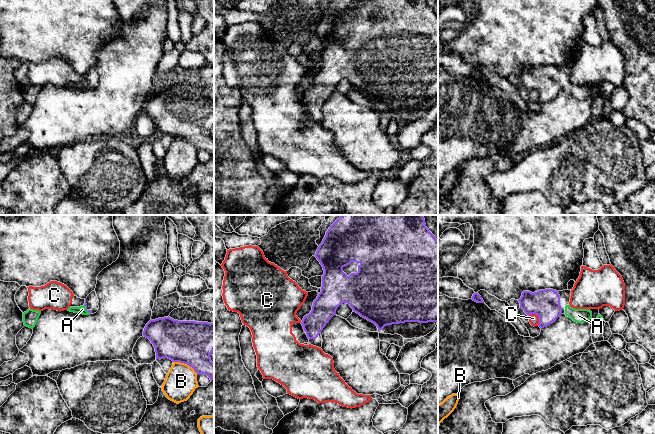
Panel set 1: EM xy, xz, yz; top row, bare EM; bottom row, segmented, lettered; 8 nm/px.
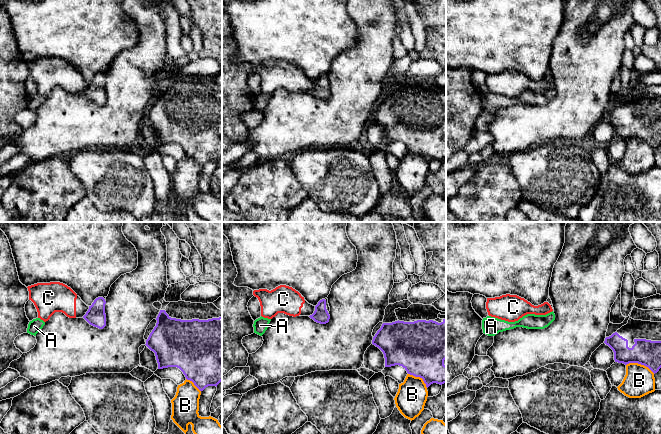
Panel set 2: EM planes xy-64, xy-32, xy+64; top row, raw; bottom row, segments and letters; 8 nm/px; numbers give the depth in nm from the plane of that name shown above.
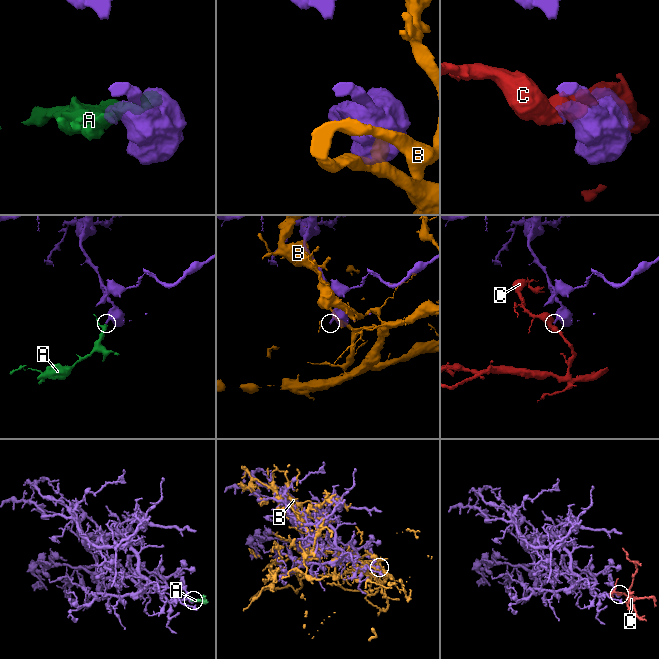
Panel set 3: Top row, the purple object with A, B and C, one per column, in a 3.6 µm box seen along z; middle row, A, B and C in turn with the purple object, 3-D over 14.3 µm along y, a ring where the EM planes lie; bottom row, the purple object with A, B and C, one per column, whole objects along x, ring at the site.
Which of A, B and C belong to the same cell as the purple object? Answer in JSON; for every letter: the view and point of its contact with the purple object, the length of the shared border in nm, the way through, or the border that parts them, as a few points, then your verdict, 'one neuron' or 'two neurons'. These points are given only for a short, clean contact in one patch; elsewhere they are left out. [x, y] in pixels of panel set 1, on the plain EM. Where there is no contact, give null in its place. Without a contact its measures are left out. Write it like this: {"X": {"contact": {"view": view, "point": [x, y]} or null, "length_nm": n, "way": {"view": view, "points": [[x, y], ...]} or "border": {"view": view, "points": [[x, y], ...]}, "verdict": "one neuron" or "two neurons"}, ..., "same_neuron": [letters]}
{"A": {"contact": {"view": "xy", "point": [86, 85]}, "length_nm": 90, "way": {"view": "xy", "points": [[85, 80], [86, 85], [82, 85]]}, "verdict": "one neuron"}, "B": {"contact": {"view": "xy", "point": [186, 139]}, "length_nm": 220, "verdict": "two neurons"}, "C": {"contact": {"view": "yz", "point": [538, 92]}, "length_nm": 120, "border": {"view": "yz", "points": [[529, 90], [535, 90], [538, 93], [538, 101]]}, "verdict": "two neurons"}, "same_neuron": ["A"]}

